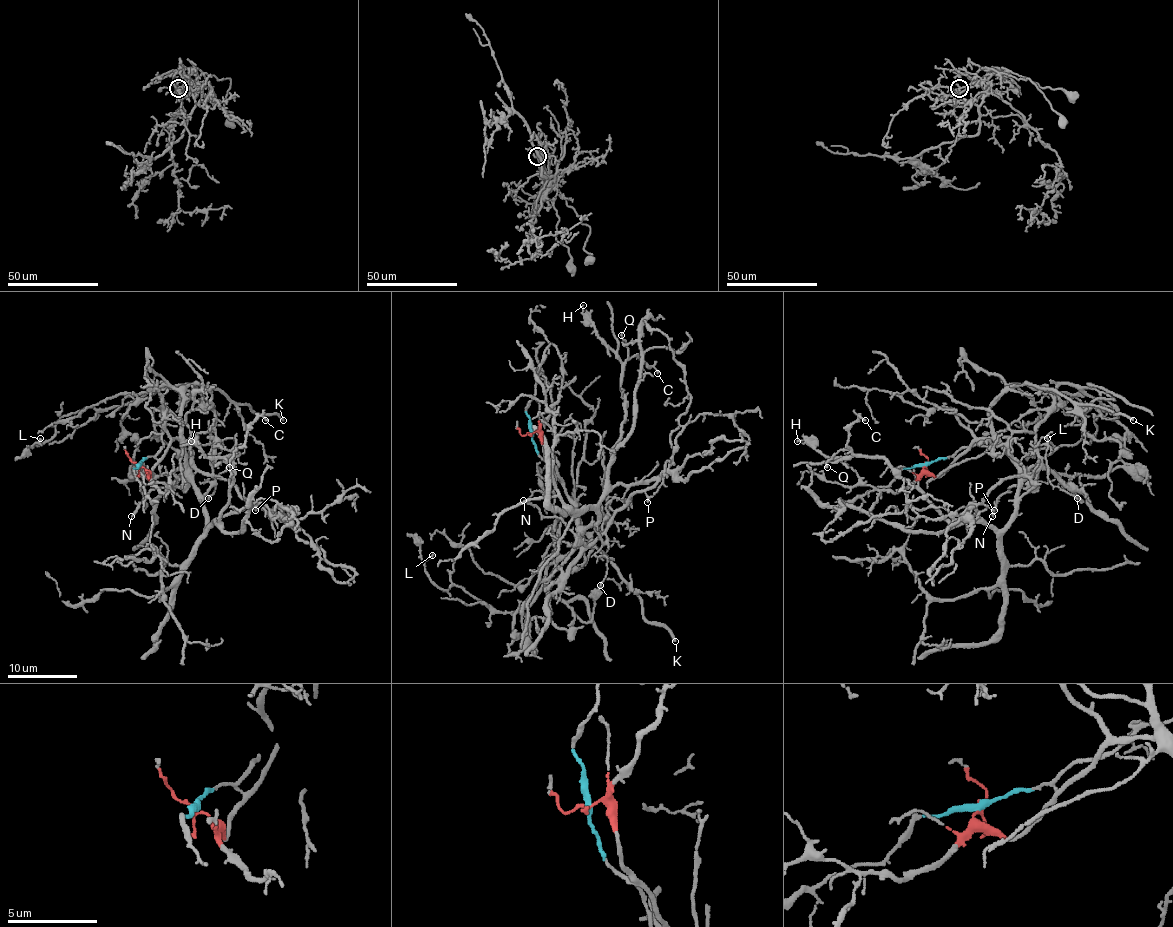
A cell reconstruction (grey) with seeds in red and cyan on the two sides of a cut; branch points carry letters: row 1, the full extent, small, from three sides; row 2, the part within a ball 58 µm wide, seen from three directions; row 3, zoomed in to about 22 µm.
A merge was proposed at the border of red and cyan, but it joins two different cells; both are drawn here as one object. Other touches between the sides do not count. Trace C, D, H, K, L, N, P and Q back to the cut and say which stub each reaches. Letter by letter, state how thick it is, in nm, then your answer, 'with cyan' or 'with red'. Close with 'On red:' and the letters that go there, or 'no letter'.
C: 150 nm | with red
D: 110 nm | with cyan
H: 120 nm | with red
K: 240 nm | with red
L: 190 nm | with cyan
N: 170 nm | with cyan
P: 130 nm | with cyan
Q: 140 nm | with red
On red: C, H, K, Q

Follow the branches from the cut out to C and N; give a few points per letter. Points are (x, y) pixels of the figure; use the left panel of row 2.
C: (138, 464), (150, 476), (176, 438), (207, 530), (228, 500), (228, 457), (247, 427), (259, 415), (265, 421)
N: (140, 464), (164, 445), (162, 410), (174, 414), (190, 429), (193, 478), (181, 488), (153, 488), (131, 516)

